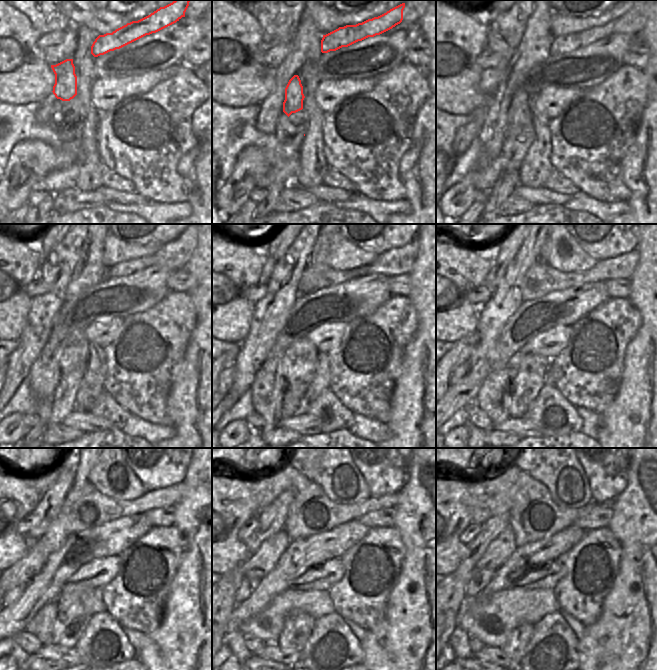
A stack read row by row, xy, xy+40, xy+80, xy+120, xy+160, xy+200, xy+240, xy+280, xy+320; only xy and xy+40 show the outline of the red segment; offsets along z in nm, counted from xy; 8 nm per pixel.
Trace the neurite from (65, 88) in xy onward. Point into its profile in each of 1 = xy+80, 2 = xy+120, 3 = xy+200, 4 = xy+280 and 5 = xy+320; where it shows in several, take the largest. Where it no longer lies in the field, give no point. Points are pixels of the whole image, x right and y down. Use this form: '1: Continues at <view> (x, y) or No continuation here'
1: Continues at xy+80 (520, 120)
2: Continues at xy+120 (73, 353)
3: Continues at xy+200 (526, 371)
4: Continues at xy+280 (298, 625)
5: Continues at xy+320 (514, 648)

